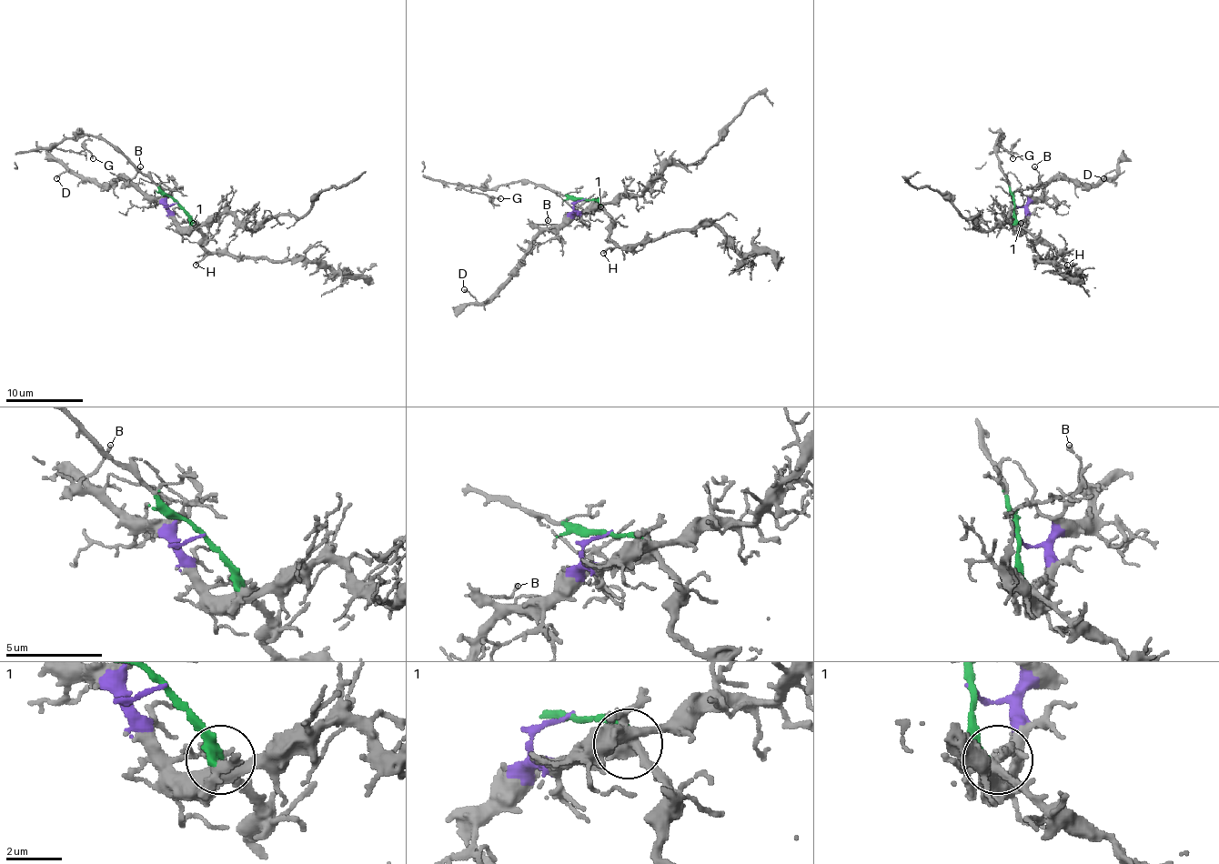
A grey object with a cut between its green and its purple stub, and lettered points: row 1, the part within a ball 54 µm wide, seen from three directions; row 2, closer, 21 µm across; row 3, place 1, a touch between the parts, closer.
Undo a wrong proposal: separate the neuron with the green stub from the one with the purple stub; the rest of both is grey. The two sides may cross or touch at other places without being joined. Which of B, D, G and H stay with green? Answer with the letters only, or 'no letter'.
G, H

